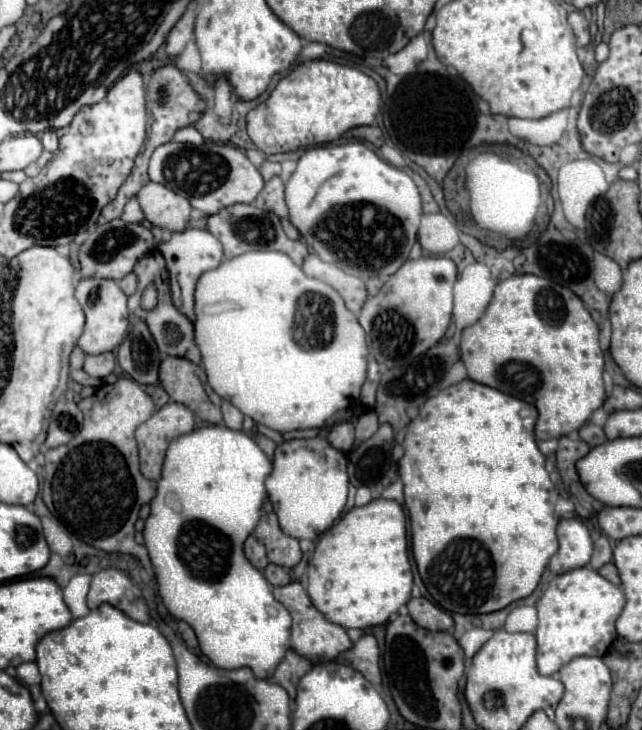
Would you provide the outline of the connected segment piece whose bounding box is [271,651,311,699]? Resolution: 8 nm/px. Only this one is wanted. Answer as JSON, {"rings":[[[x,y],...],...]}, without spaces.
{"rings":[[[289,651],[285,655],[285,659],[279,663],[279,667],[275,669],[271,681],[277,683],[277,685],[281,685],[283,689],[287,689],[289,697],[295,699],[297,683],[309,671],[311,671],[311,661],[305,659],[305,657],[301,657],[301,655],[297,655],[295,651]]]}

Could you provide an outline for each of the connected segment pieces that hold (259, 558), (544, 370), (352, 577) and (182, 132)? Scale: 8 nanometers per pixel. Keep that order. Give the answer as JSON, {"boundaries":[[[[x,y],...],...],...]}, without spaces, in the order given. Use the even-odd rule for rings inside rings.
{"boundaries":[[[[249,535],[249,539],[245,541],[245,557],[251,561],[253,567],[257,569],[265,569],[267,567],[267,555],[265,555],[265,547],[261,541],[257,541],[253,535]]],[[[511,275],[499,281],[487,313],[463,331],[459,347],[469,379],[537,407],[539,441],[577,431],[605,403],[599,327],[571,289],[549,279]]],[[[373,499],[371,503],[353,507],[345,513],[327,533],[321,535],[307,567],[307,593],[313,605],[325,615],[325,619],[345,629],[367,629],[387,623],[387,619],[411,599],[411,587],[413,573],[407,555],[405,513],[397,501],[389,499]]],[[[183,127],[183,129],[179,129],[173,139],[175,139],[177,143],[189,143],[189,145],[195,145],[195,147],[199,147],[199,145],[205,143],[203,135],[201,135],[195,127]]]]}

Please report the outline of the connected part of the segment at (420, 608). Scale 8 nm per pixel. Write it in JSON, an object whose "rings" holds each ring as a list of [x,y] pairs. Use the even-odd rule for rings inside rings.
{"rings":[[[413,597],[407,603],[409,615],[417,625],[423,625],[423,629],[431,629],[431,631],[447,631],[449,627],[453,627],[453,617],[445,611],[441,611],[439,607],[435,607],[431,601],[427,601],[425,597]]]}

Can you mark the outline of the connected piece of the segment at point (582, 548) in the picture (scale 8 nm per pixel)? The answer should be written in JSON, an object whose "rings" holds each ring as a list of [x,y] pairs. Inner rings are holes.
{"rings":[[[561,519],[557,525],[557,539],[559,551],[549,561],[549,569],[553,573],[567,573],[589,563],[593,541],[579,519]]]}

